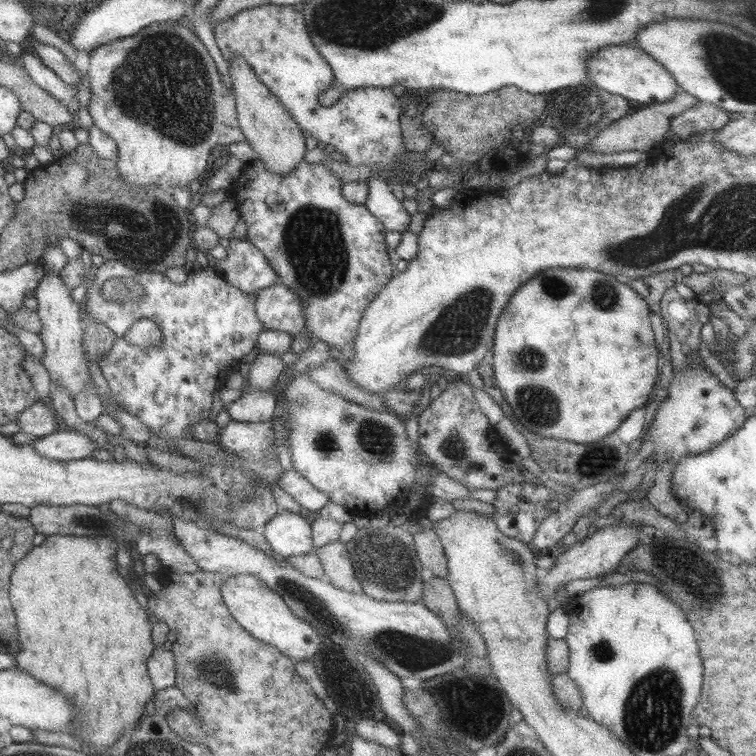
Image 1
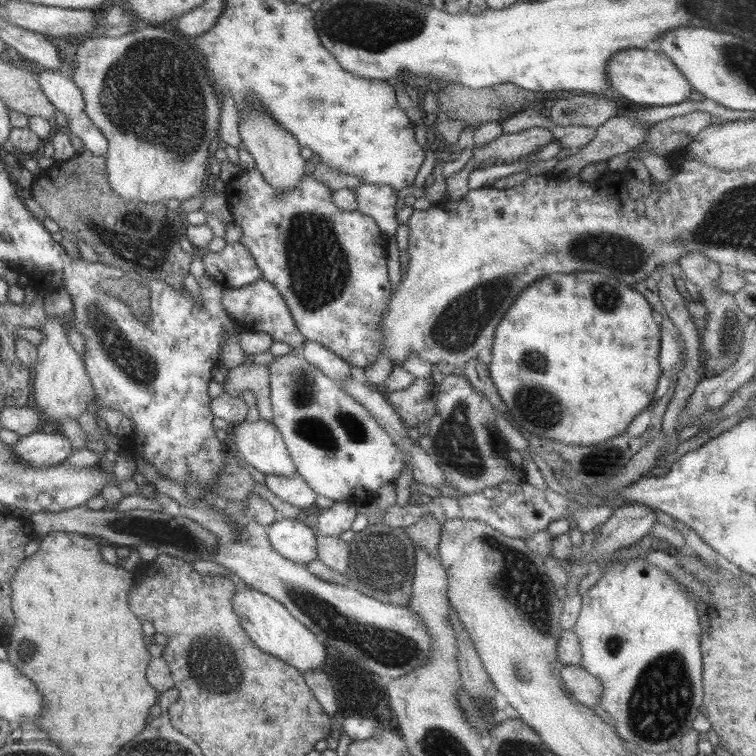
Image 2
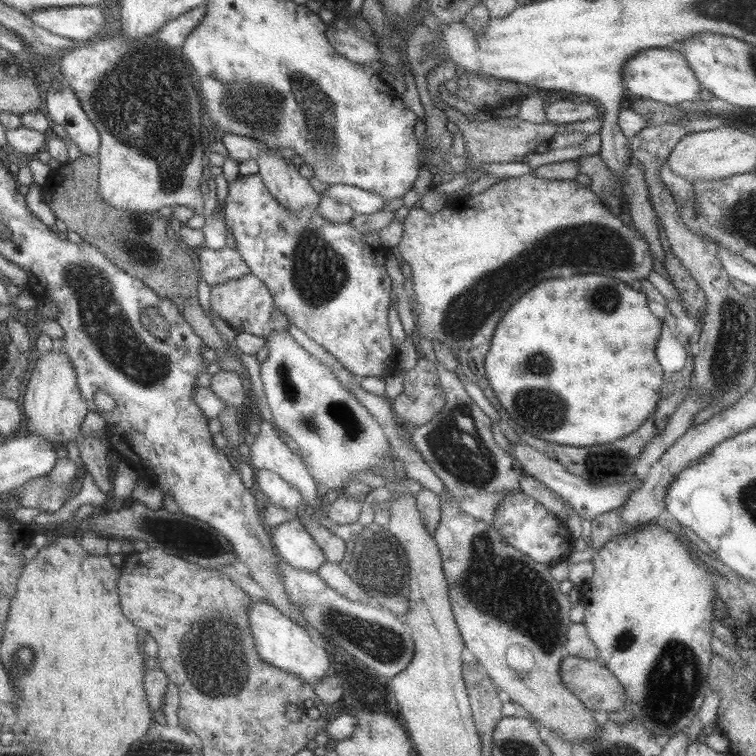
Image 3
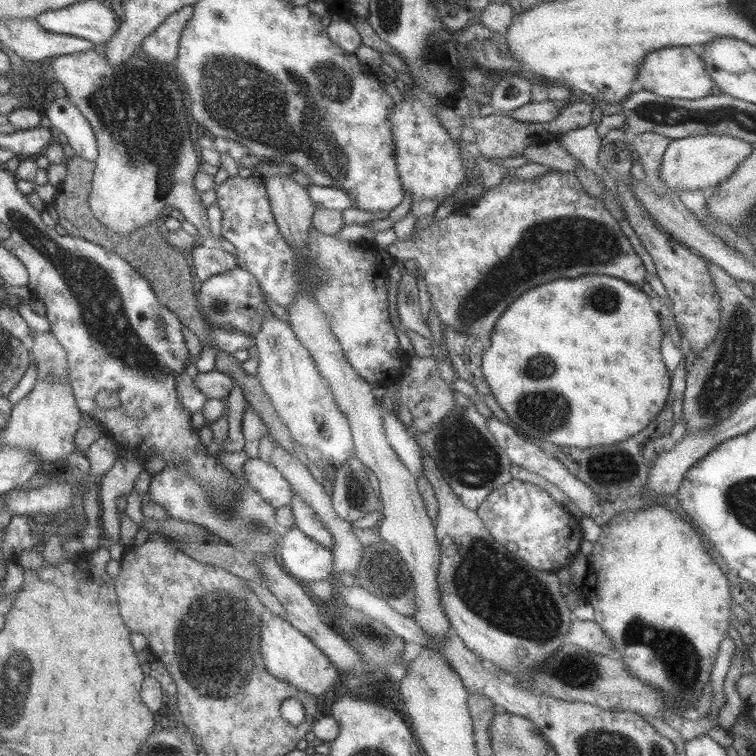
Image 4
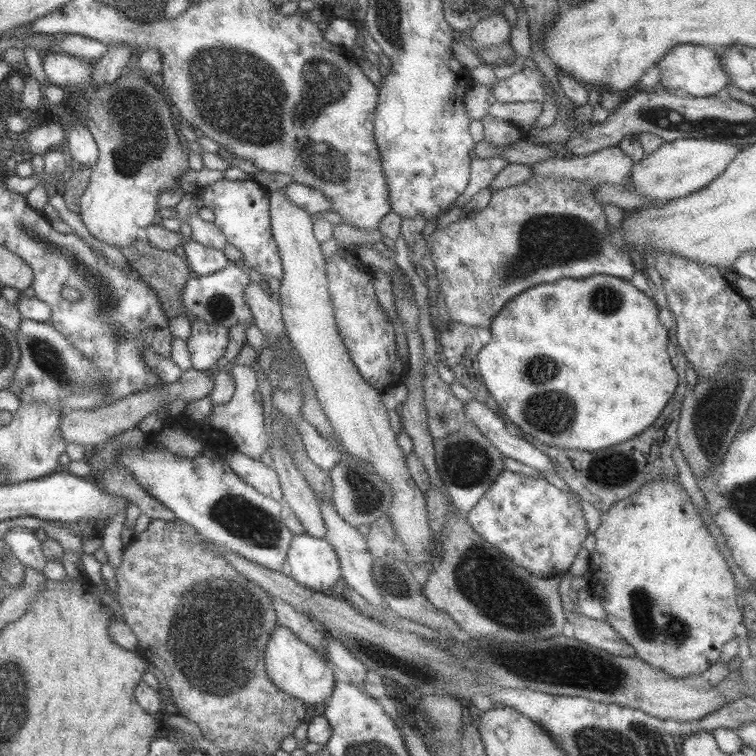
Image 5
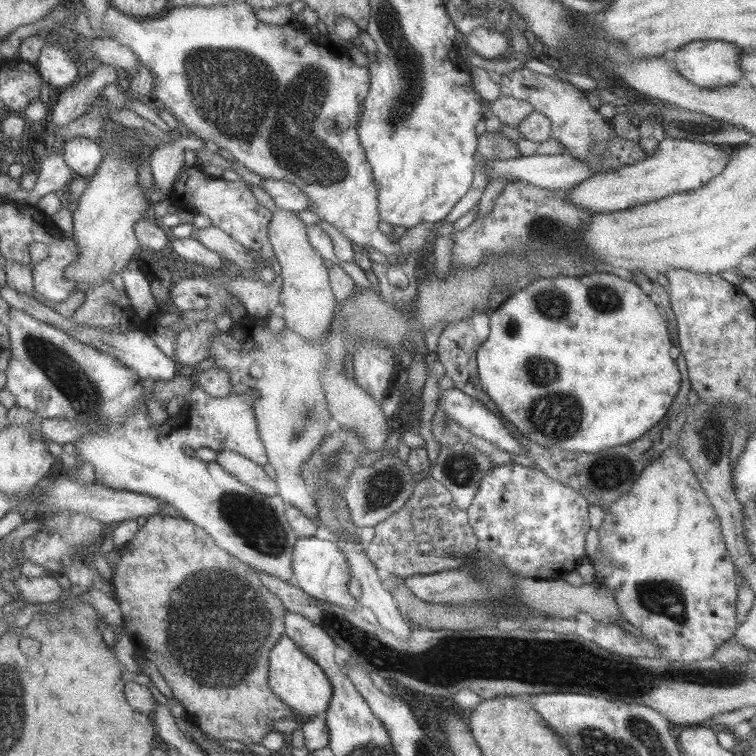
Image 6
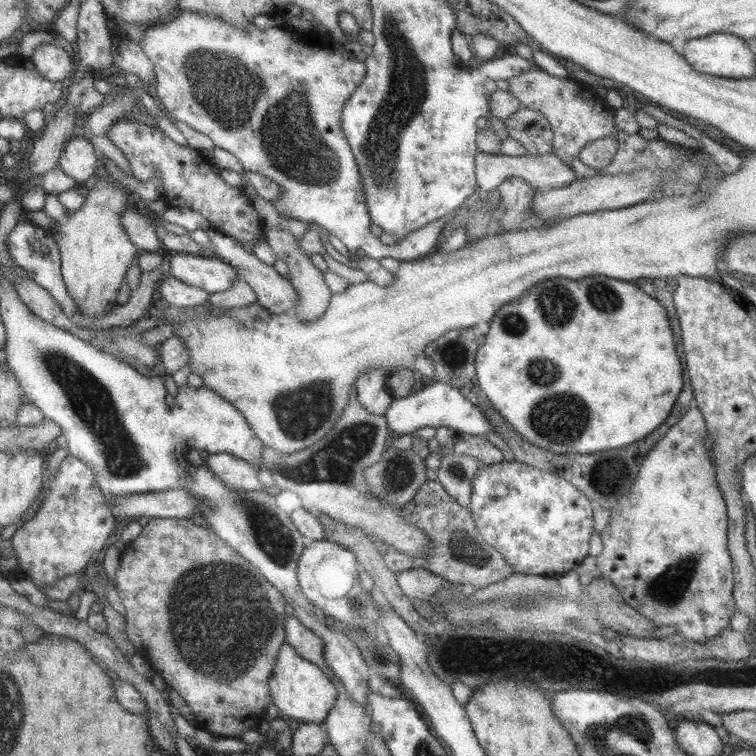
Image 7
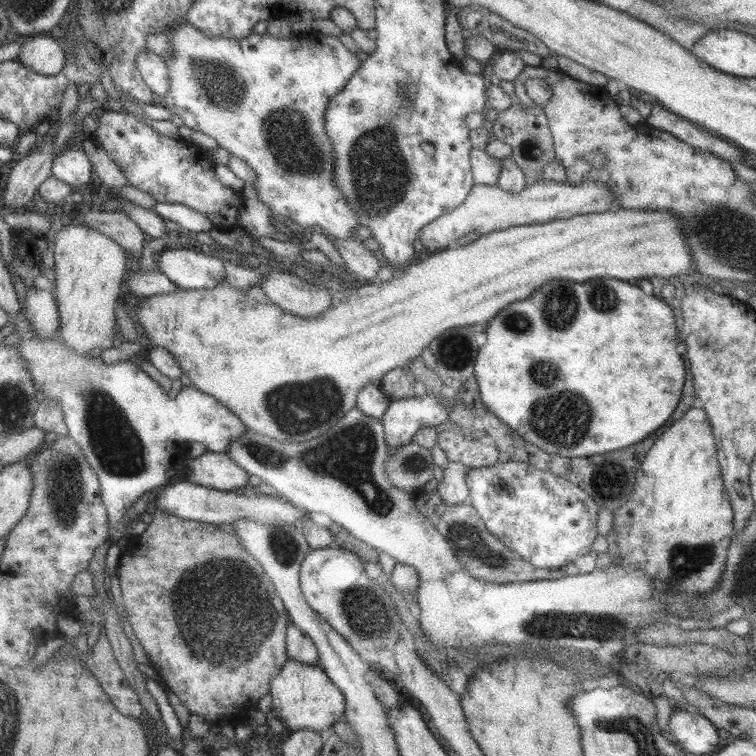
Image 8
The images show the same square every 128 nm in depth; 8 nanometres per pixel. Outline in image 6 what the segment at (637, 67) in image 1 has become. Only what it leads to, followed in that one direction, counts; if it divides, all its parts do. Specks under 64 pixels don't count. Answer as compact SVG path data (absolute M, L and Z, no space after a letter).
M722 40L691 41L669 54L675 70L698 87L714 87L734 85L741 76L740 63L741 49L730 42Z

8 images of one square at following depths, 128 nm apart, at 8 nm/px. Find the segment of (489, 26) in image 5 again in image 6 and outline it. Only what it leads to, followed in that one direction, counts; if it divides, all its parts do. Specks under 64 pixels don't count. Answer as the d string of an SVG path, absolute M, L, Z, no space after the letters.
M482 26L466 35L466 45L481 58L499 59L509 45L509 36Z

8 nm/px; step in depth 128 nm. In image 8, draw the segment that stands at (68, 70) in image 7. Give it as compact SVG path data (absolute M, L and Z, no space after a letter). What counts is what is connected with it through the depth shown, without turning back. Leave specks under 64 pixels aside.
M36 34L30 41L20 44L15 59L37 74L51 76L63 68L64 54L53 38Z

